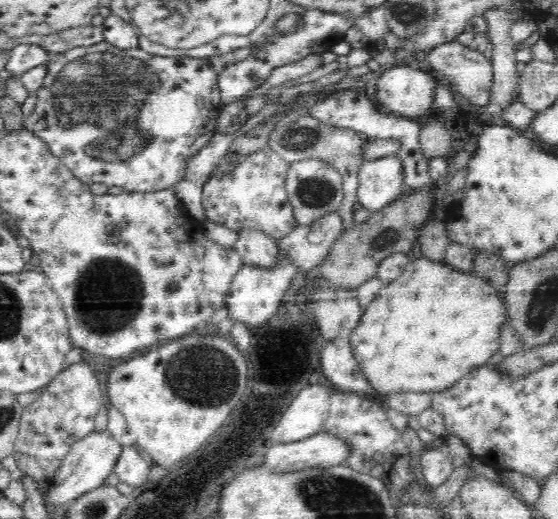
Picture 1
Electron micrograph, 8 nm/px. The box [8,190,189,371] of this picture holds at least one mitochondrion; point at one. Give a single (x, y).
(108, 292)

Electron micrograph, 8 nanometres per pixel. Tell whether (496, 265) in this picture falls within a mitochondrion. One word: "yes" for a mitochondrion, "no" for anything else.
no

